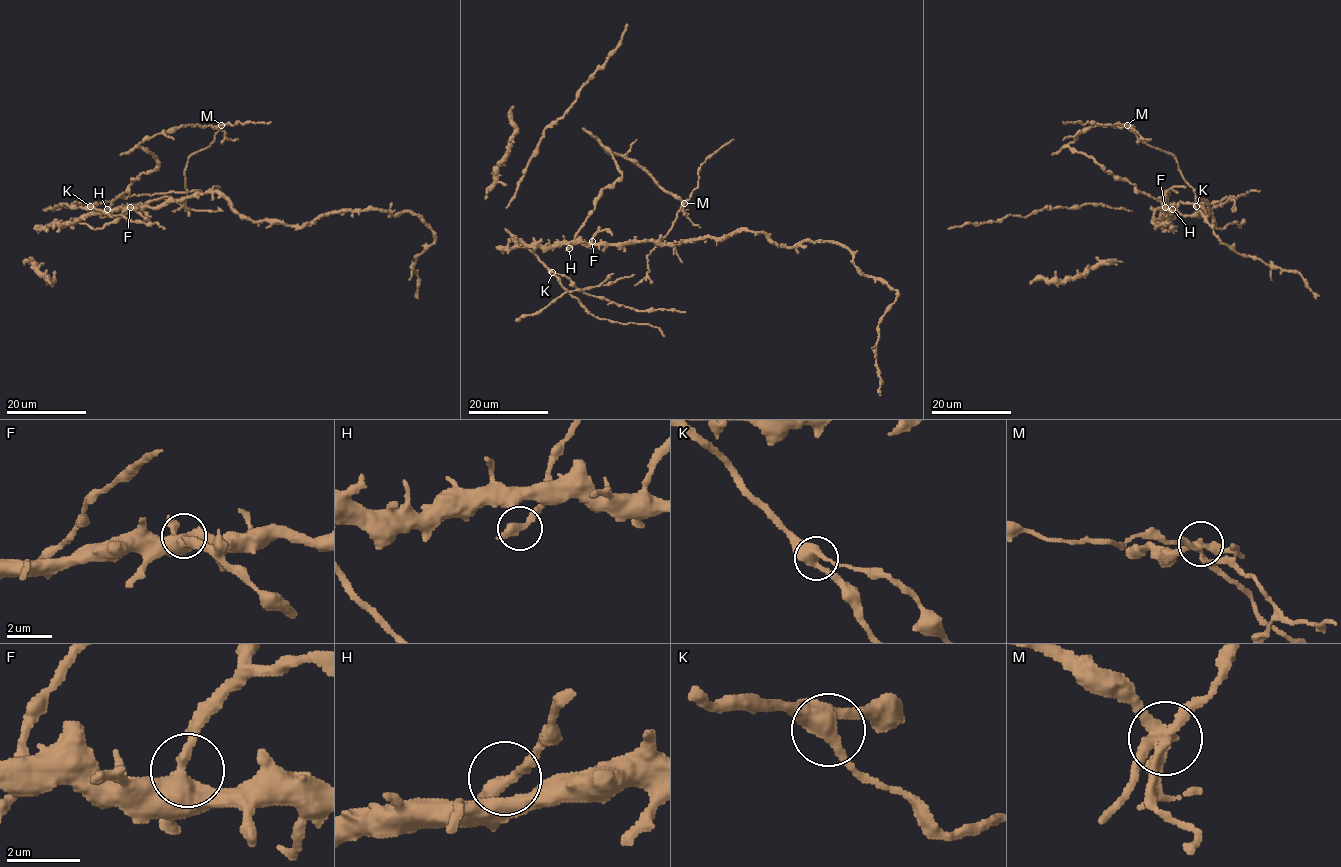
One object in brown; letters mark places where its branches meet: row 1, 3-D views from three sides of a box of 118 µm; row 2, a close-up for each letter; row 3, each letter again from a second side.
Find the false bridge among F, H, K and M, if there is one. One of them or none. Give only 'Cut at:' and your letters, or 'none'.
Cut at: M

